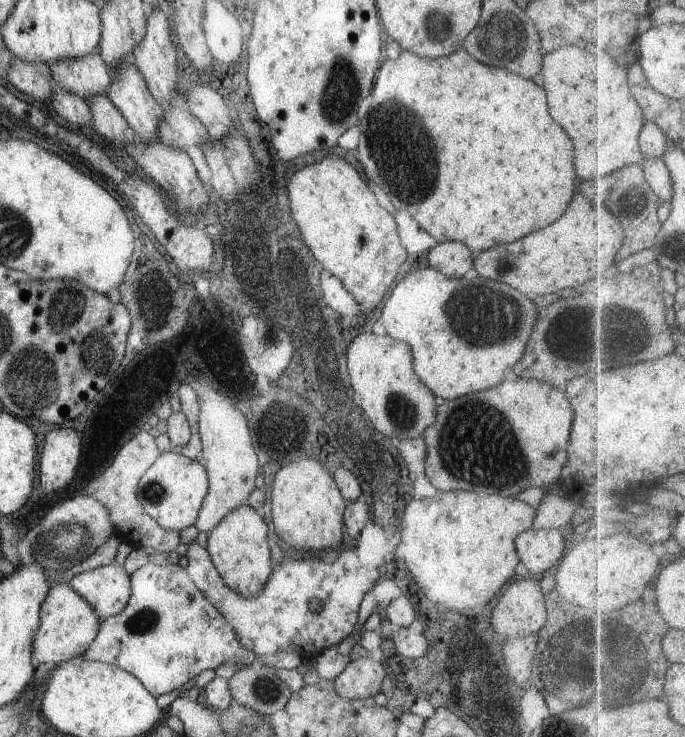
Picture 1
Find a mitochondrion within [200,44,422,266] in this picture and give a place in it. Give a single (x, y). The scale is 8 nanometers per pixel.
(344, 81)

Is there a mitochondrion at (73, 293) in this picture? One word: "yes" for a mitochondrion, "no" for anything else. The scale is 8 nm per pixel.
no

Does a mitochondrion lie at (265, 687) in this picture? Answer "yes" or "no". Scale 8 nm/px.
yes

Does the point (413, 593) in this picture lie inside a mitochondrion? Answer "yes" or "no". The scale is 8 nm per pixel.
no

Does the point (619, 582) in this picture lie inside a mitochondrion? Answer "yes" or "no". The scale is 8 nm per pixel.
no

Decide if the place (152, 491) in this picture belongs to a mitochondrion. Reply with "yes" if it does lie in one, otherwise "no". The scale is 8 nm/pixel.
yes

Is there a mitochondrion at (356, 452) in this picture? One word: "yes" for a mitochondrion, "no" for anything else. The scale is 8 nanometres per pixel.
no

